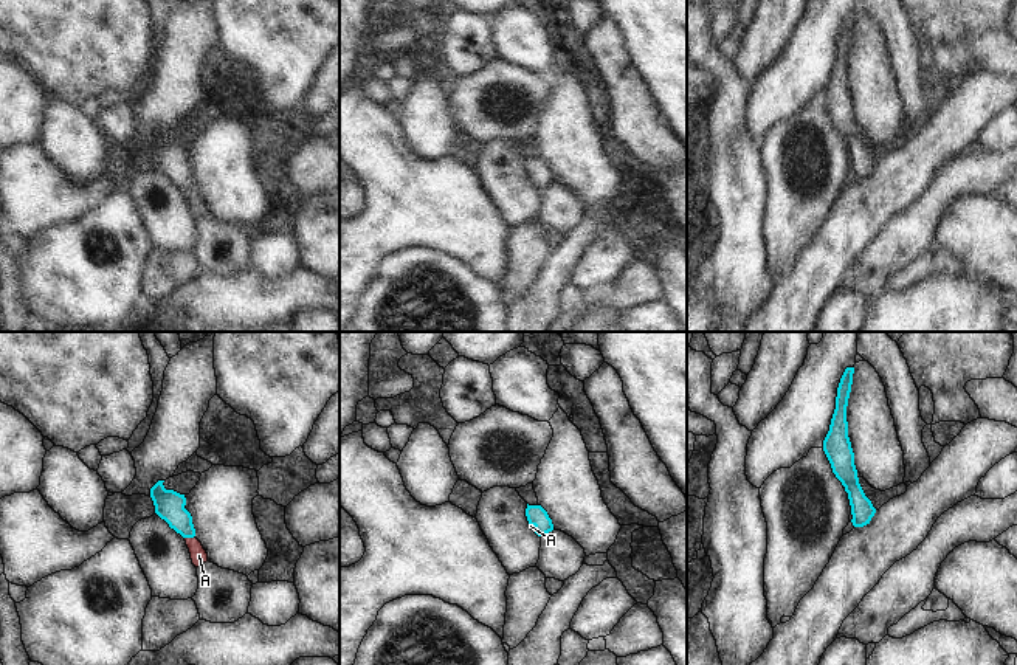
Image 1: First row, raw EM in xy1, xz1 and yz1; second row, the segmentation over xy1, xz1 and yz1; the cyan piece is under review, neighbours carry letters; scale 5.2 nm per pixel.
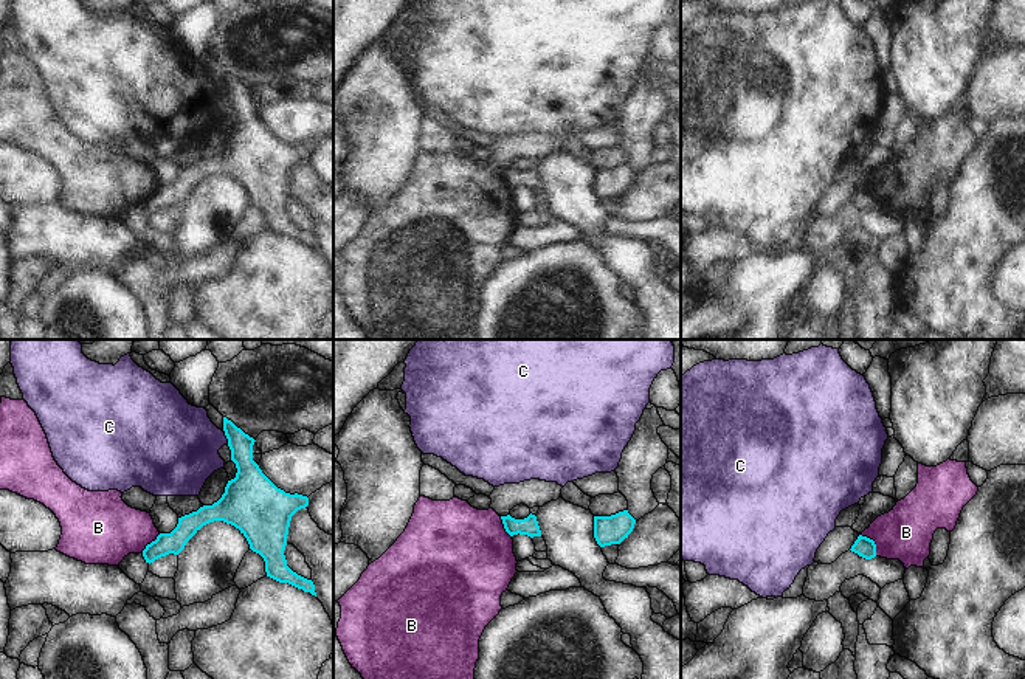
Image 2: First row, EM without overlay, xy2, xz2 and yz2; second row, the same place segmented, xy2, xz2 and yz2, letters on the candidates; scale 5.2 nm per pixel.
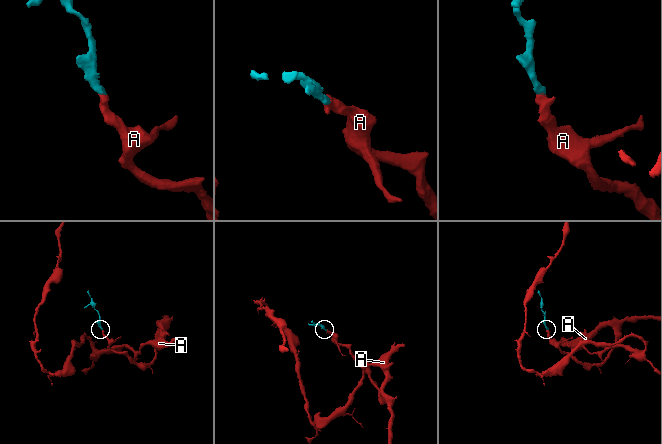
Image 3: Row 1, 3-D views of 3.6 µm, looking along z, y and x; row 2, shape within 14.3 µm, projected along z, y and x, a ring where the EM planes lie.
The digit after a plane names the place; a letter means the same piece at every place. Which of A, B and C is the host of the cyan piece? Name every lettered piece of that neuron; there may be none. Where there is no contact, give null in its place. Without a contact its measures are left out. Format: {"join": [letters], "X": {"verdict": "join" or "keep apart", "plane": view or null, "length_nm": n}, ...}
{"join": ["A"], "A": {"verdict": "join", "plane": "xy1", "length_nm": 60}, "B": {"verdict": "keep apart", "plane": "yz2", "length_nm": 150}, "C": {"verdict": "keep apart", "plane": "xy2", "length_nm": 70}}

